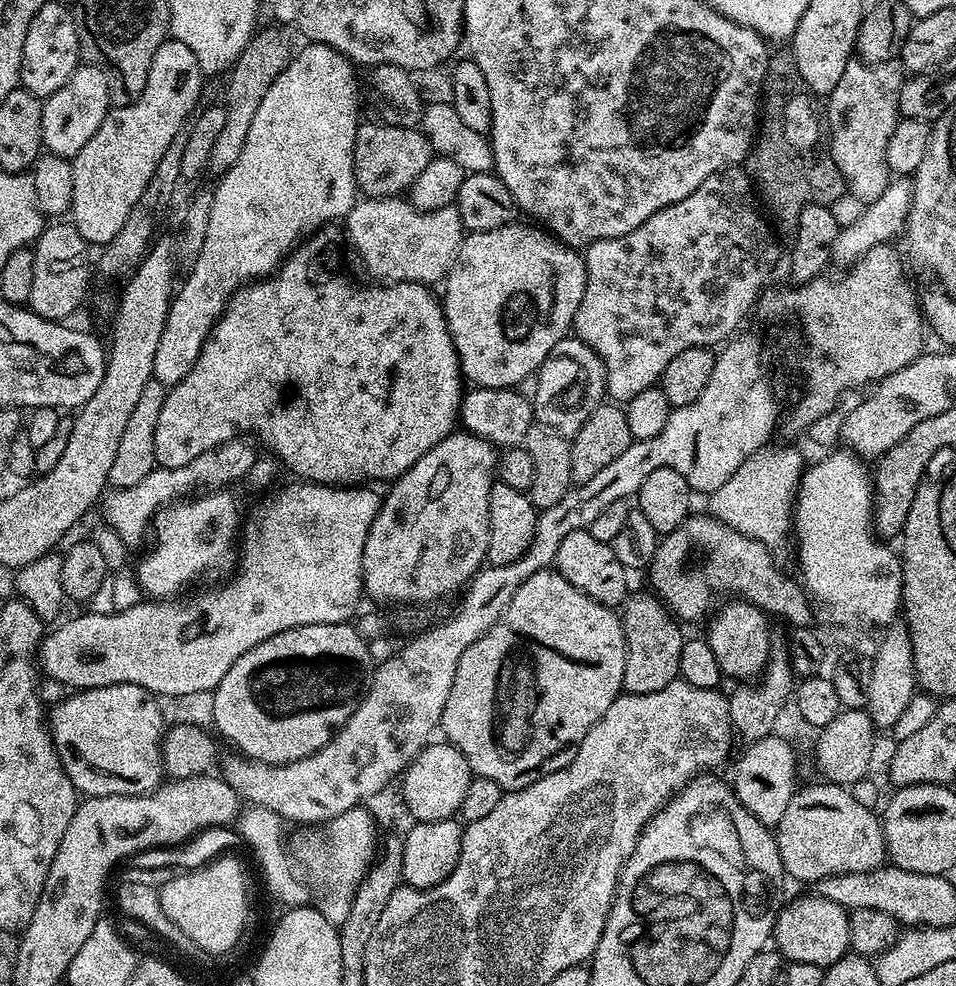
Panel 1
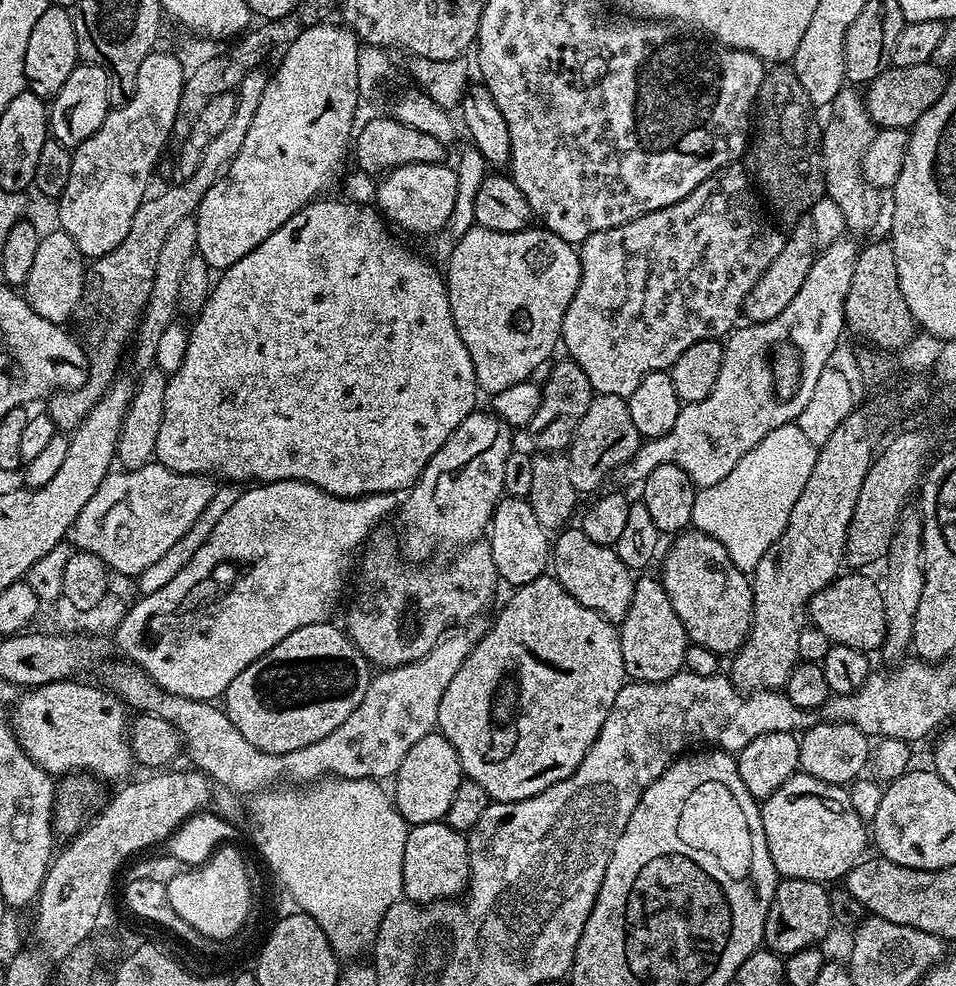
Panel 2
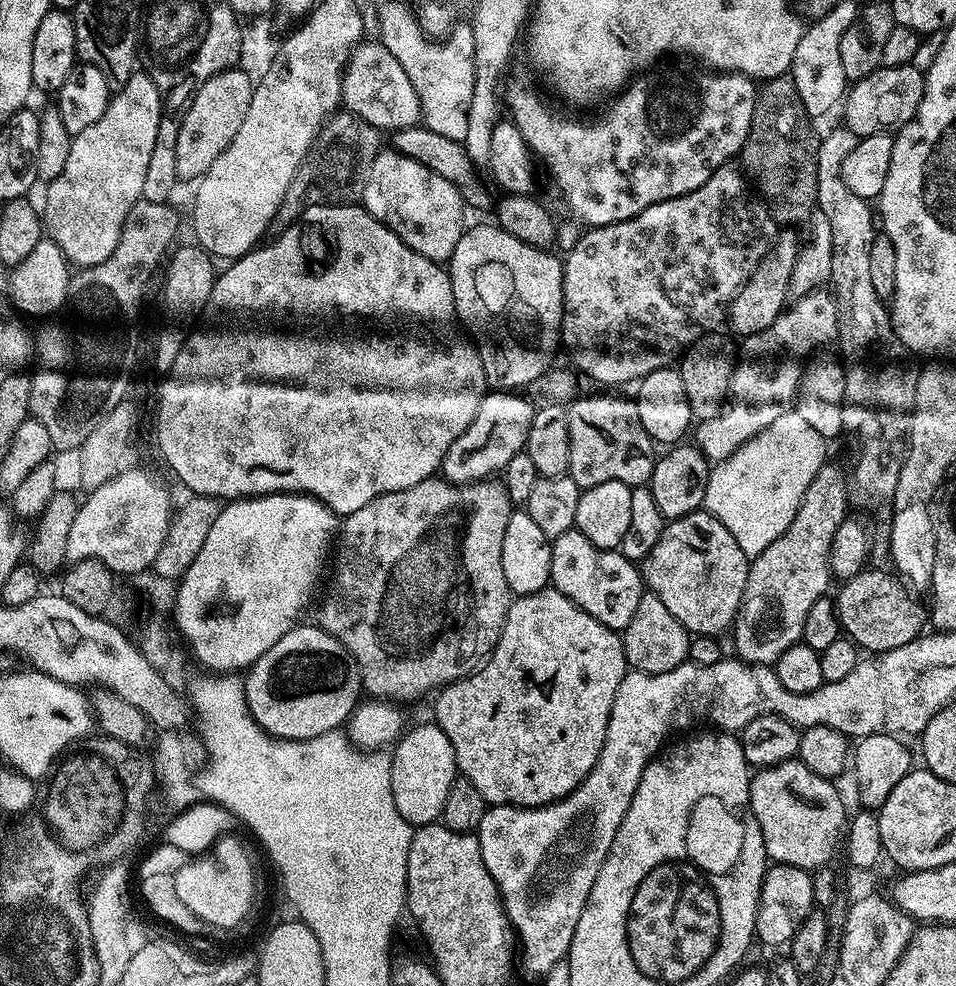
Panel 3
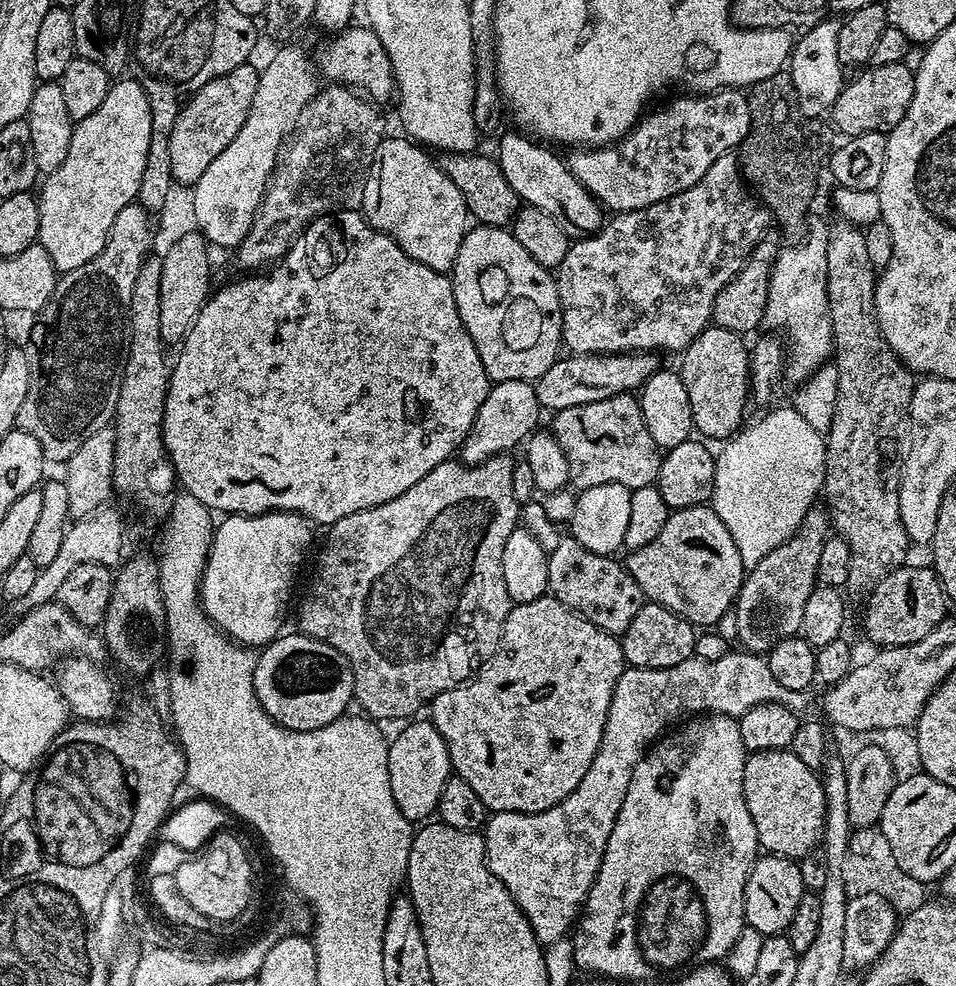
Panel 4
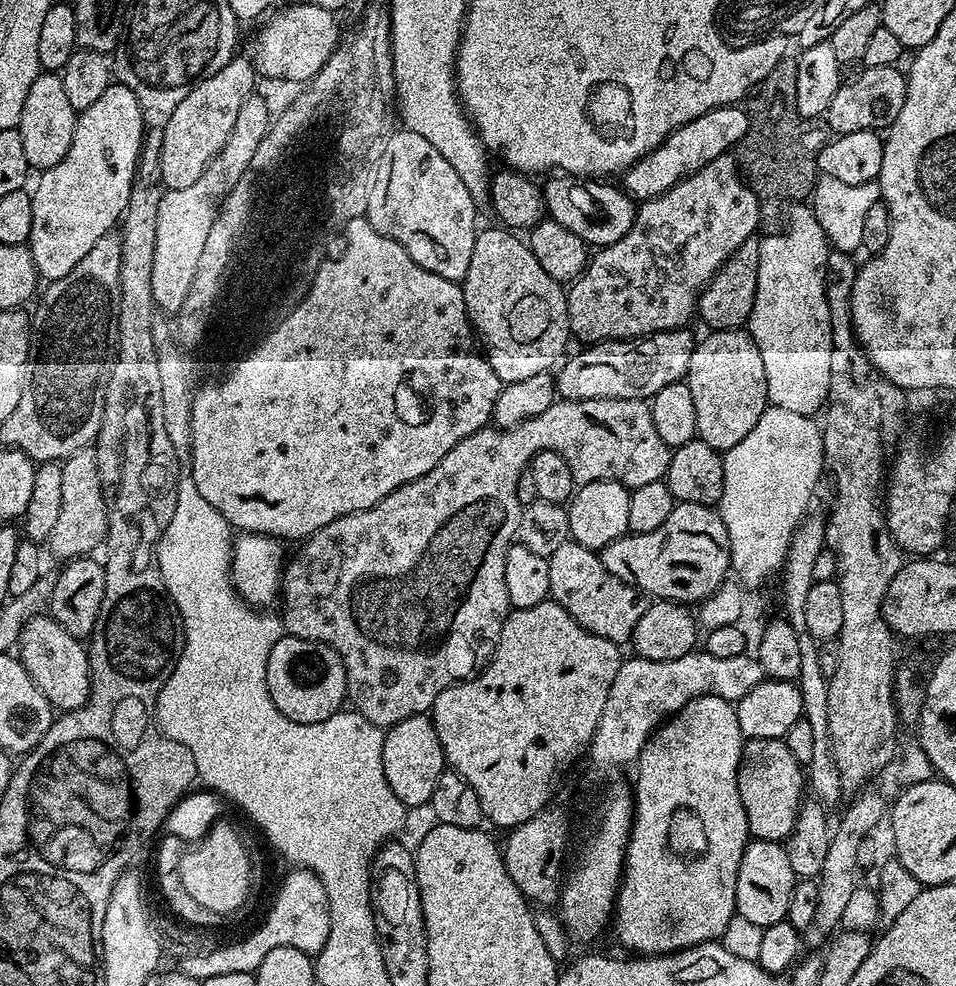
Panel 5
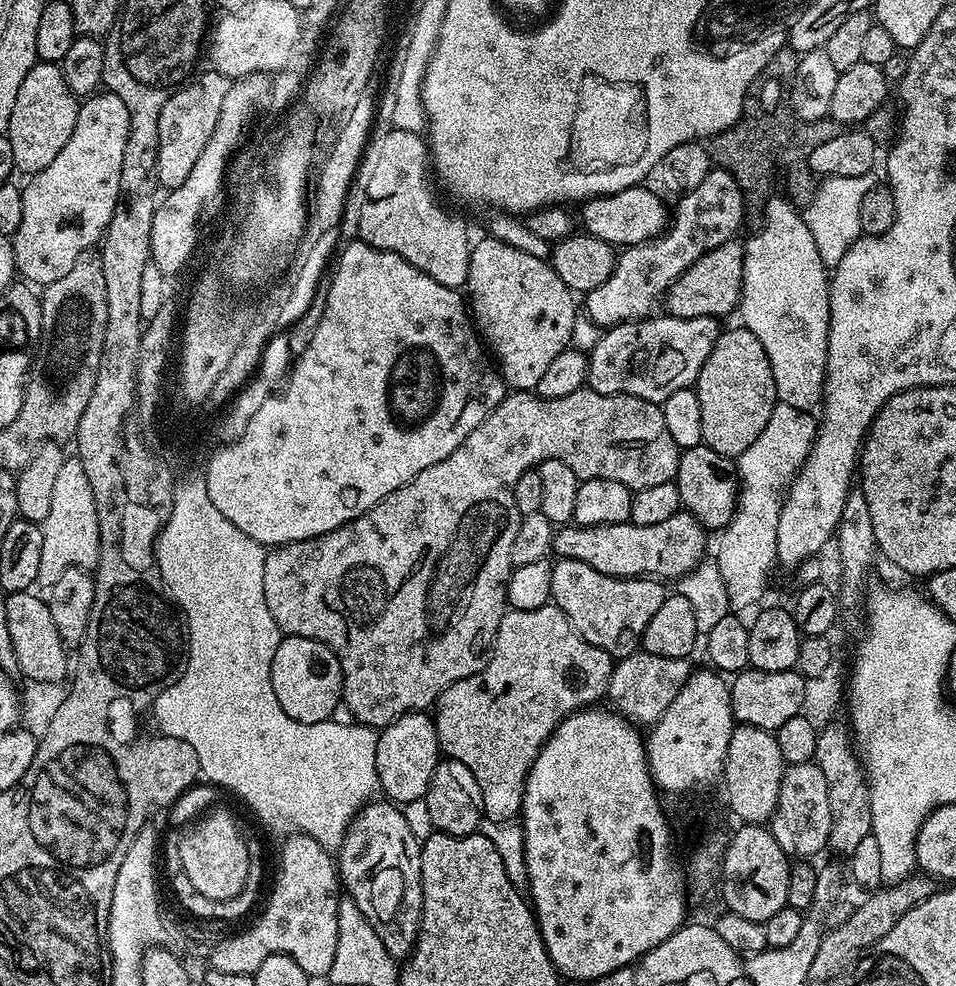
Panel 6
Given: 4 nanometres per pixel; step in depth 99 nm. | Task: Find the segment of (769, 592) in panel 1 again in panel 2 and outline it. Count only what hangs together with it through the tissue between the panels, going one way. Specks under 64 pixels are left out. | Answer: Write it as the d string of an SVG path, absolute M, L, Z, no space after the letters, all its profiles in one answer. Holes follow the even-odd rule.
M852 570L849 571L849 576L844 576L845 574L837 575L835 580L831 580L825 588L818 594L814 594L814 598L810 603L808 603L808 620L810 621L811 627L822 630L822 634L826 634L826 638L831 640L833 644L841 644L842 646L854 646L858 650L872 654L875 653L874 650L883 649L884 639L886 638L886 610L882 606L882 594L880 593L880 584L877 581L872 581L870 577L864 576L868 574L861 574L859 571Z

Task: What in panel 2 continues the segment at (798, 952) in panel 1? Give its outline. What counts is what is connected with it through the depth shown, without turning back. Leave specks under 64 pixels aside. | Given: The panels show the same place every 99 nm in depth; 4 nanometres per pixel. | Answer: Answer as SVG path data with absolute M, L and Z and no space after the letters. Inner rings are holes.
M781 879L776 886L776 893L770 902L770 910L766 914L766 926L764 927L764 944L781 958L794 955L798 950L804 950L816 945L828 936L828 931L834 928L832 919L832 907L828 897L829 889L823 884L813 880L786 880Z

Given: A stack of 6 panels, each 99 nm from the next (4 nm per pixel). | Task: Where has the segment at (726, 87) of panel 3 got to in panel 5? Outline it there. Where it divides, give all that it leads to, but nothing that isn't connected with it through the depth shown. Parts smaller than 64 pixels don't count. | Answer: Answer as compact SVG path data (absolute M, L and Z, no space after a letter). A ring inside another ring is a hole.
M729 106L711 110L705 116L692 116L679 125L664 140L661 148L653 147L650 155L623 173L622 188L633 200L643 202L655 200L663 192L689 177L699 168L705 168L714 158L735 149L748 129L748 114L743 107Z

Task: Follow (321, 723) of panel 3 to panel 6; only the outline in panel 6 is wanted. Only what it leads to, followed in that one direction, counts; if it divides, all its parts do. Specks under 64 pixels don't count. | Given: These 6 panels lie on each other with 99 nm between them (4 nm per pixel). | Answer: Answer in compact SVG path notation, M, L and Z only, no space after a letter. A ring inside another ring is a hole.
M284 636L272 659L272 685L282 710L286 710L290 718L303 724L313 724L330 720L336 707L342 703L344 672L340 669L339 658L332 653L332 649L327 644L301 636Z

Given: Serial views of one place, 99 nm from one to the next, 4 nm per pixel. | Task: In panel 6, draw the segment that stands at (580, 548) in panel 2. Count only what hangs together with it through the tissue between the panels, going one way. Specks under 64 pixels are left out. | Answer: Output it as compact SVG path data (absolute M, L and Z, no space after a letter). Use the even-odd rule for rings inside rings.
M560 558L552 564L551 603L563 610L582 639L606 650L613 658L629 656L641 647L646 622L654 618L664 601L663 587L656 578L602 574L594 566L574 558Z

